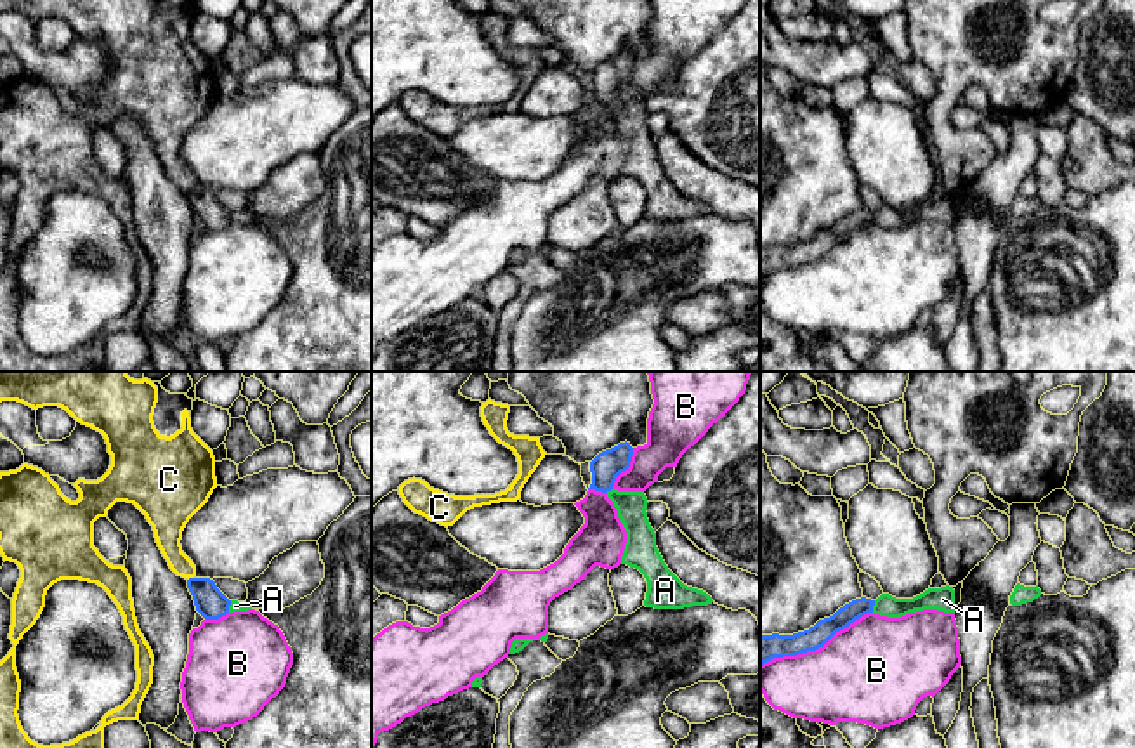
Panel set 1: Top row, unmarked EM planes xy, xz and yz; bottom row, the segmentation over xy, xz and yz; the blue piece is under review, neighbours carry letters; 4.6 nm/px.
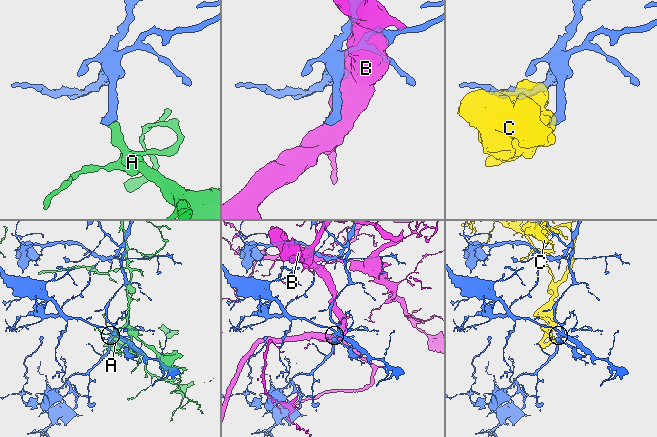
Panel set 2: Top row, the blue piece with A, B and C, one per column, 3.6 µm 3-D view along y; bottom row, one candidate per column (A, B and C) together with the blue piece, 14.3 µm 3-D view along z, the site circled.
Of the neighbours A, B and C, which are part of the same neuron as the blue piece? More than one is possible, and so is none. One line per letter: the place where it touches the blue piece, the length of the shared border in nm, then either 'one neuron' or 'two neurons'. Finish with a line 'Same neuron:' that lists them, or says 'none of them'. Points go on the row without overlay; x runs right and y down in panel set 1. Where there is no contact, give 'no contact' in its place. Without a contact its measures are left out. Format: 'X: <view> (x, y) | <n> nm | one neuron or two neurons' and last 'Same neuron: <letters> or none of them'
A: xy (229, 216) | 60 nm | one neuron
B: yz (816, 259) | 600 nm | two neurons
C: xy (190, 190) | 40 nm | two neurons
Same neuron: A

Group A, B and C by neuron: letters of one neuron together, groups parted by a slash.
A / B / C

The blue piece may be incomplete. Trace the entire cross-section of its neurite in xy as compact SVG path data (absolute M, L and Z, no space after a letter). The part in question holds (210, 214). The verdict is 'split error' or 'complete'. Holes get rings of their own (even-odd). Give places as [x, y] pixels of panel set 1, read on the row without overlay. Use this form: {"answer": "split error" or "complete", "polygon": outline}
{"answer": "split error", "polygon": "M189 189L187 200L193 207L196 222L205 231L219 231L227 224L252 220L246 213L229 212L210 189Z"}

